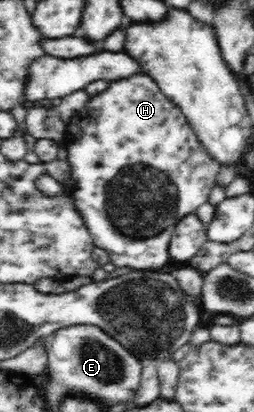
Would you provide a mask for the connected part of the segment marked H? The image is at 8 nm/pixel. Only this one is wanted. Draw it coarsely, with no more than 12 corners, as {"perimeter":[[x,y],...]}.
{"perimeter":[[144,73],[62,139],[94,246],[166,267],[219,163]]}

